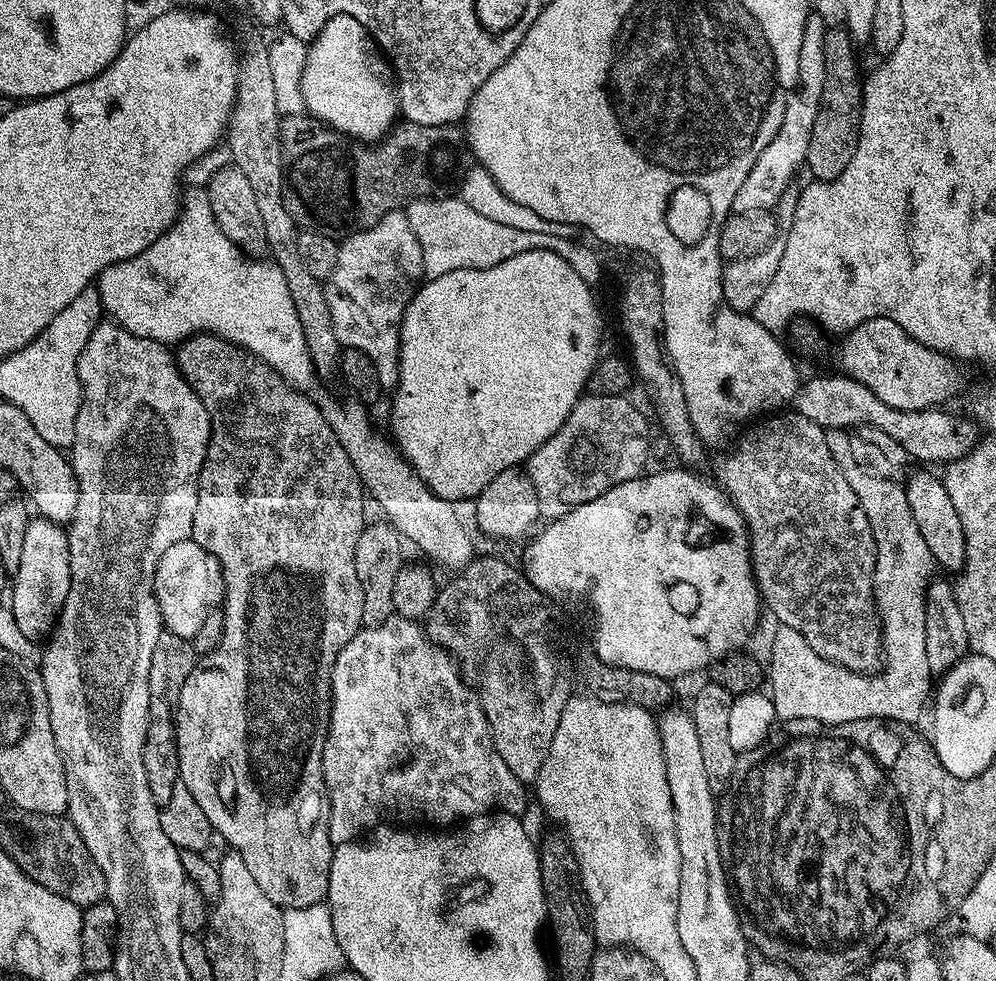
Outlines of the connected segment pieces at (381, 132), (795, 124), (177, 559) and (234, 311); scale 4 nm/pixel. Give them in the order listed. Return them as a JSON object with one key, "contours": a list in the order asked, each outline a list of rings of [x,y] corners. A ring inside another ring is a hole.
{"contours":[[[[335,16],[322,26],[316,39],[308,44],[308,57],[300,75],[300,93],[304,108],[342,136],[365,142],[379,142],[392,131],[400,116],[400,98],[396,94],[396,81],[388,57],[380,50],[358,18]]],[[[817,14],[809,15],[808,25],[802,34],[802,50],[798,58],[798,90],[793,91],[786,102],[786,114],[782,118],[782,126],[778,126],[778,134],[770,138],[770,146],[758,154],[754,162],[754,170],[746,174],[746,182],[742,182],[738,194],[734,194],[732,212],[749,212],[750,210],[772,210],[782,198],[786,189],[793,185],[792,178],[796,171],[808,159],[810,150],[810,133],[814,130],[814,118],[818,118],[822,90],[826,82],[826,54],[824,53],[824,33],[826,23]]],[[[191,538],[174,542],[174,546],[162,554],[152,585],[163,627],[186,640],[198,634],[206,614],[217,611],[224,603],[224,571],[218,558]]],[[[189,187],[183,193],[180,215],[158,241],[160,252],[168,252],[168,328],[160,328],[160,340],[164,336],[173,336],[177,342],[197,334],[221,336],[266,362],[294,388],[308,390],[312,383],[317,383],[316,367],[308,353],[302,322],[298,322],[298,310],[290,296],[290,286],[286,286],[286,274],[282,274],[275,260],[249,258],[230,238],[226,238],[226,234],[222,234],[218,213],[210,210],[210,198],[203,187]]]]}

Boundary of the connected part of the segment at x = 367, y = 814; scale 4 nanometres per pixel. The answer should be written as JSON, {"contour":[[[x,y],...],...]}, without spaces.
{"contour":[[[394,614],[381,624],[361,627],[354,638],[350,638],[350,642],[342,646],[336,661],[332,663],[332,702],[326,715],[328,732],[324,735],[322,746],[322,774],[324,784],[328,787],[328,833],[333,845],[363,837],[369,830],[385,822],[407,822],[412,826],[452,826],[471,817],[491,813],[493,809],[509,812],[511,816],[520,816],[523,813],[525,785],[521,777],[510,766],[506,766],[506,762],[502,762],[502,754],[496,752],[479,695],[464,681],[452,655],[445,648],[433,644],[427,631],[415,620]]]}

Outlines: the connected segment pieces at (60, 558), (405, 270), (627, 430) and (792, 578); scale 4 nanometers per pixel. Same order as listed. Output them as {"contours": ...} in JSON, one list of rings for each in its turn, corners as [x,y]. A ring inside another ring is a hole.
{"contours":[[[[41,516],[29,519],[18,574],[12,578],[12,584],[10,607],[18,630],[35,644],[47,639],[70,592],[69,540],[61,525]]],[[[404,210],[386,214],[382,222],[370,226],[370,230],[347,236],[339,241],[339,246],[338,266],[328,275],[324,284],[324,297],[326,306],[330,306],[334,334],[344,348],[362,350],[362,354],[366,354],[366,358],[374,362],[374,371],[378,374],[381,389],[395,389],[400,377],[400,323],[406,306],[411,302],[424,276],[422,246],[418,246],[418,238],[414,230],[410,230],[410,218]]],[[[627,395],[581,396],[566,422],[528,457],[526,471],[534,482],[534,494],[538,494],[541,521],[562,518],[562,514],[570,514],[570,510],[622,482],[635,480],[645,471],[649,417],[644,417],[628,399]]],[[[784,410],[779,414],[772,414],[756,423],[747,429],[749,432],[744,437],[741,435],[735,441],[735,444],[737,443],[736,449],[725,458],[722,487],[732,500],[732,505],[742,514],[748,527],[752,550],[752,573],[756,575],[756,587],[760,589],[760,599],[766,605],[767,611],[769,608],[776,615],[777,621],[775,623],[790,630],[798,630],[802,634],[802,638],[806,638],[806,642],[810,646],[810,650],[814,650],[814,654],[818,654],[824,660],[834,662],[840,668],[849,668],[850,671],[857,674],[875,673],[882,664],[884,636],[880,633],[880,616],[876,612],[876,596],[872,593],[874,590],[876,543],[874,542],[874,534],[870,530],[870,522],[866,518],[866,512],[862,510],[858,498],[855,497],[850,484],[843,478],[842,471],[836,465],[835,458],[832,457],[829,437],[826,435],[825,429],[810,422],[810,418],[806,418],[801,412],[795,410]]]]}

